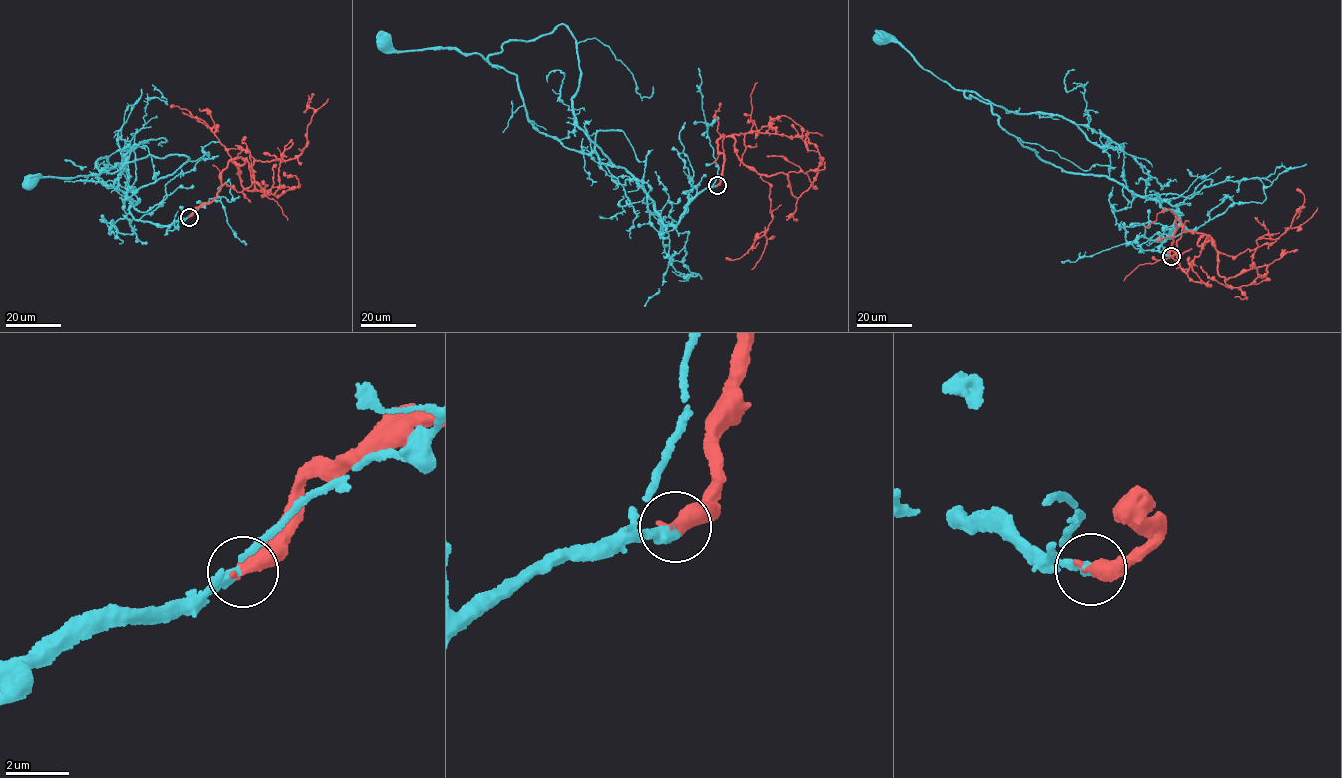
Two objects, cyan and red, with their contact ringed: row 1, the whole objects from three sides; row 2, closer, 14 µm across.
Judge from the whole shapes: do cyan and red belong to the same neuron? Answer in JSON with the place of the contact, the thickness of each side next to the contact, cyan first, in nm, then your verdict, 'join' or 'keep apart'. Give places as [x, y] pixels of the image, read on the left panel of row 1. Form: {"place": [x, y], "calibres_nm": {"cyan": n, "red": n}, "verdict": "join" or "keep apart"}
{"place": [189, 217], "calibres_nm": {"cyan": 400, "red": 440}, "verdict": "join"}

